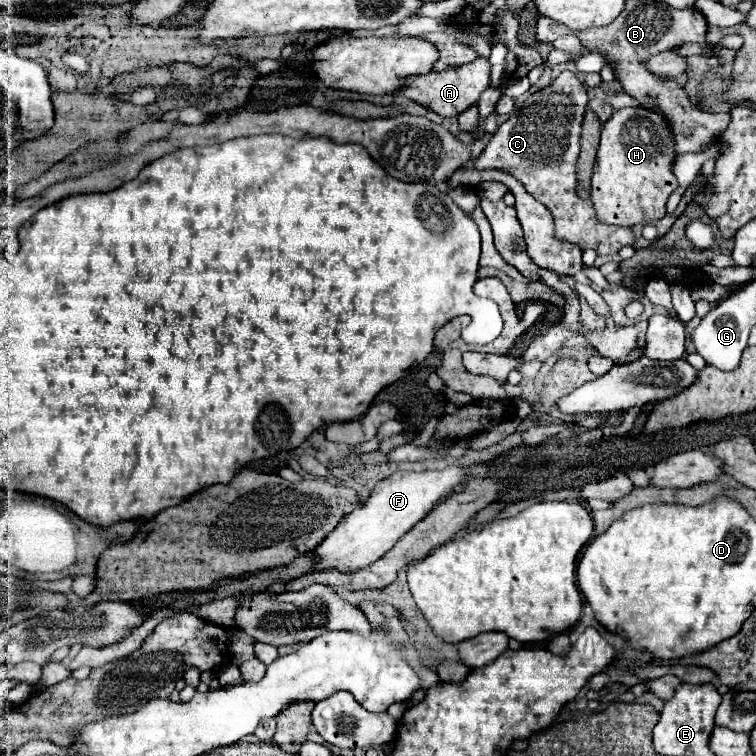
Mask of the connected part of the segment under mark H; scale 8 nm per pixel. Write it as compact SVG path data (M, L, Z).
M621 108L603 124L591 178L591 202L603 224L635 226L665 216L667 198L677 190L671 170L675 150L671 148L673 136L669 132L663 116L645 108Z

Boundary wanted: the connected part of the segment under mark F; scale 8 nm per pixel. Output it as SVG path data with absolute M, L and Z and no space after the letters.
M449 466L445 470L427 472L395 472L393 476L381 480L371 492L371 498L361 508L347 514L339 522L339 526L313 550L317 564L311 568L311 572L333 568L349 574L373 564L389 548L393 548L405 532L409 532L419 520L423 520L423 516L427 516L439 500L453 492L459 482L465 482L471 470L473 466Z

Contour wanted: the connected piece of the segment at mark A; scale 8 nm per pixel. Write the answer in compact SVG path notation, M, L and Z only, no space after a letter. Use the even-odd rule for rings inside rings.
M477 58L475 62L471 62L463 68L449 68L445 72L429 72L423 76L409 76L409 80L405 80L405 86L399 88L395 92L395 96L405 96L407 100L417 102L443 118L457 116L457 114L465 112L469 106L473 106L479 100L481 92L485 88L489 88L489 72L491 72L489 60Z

